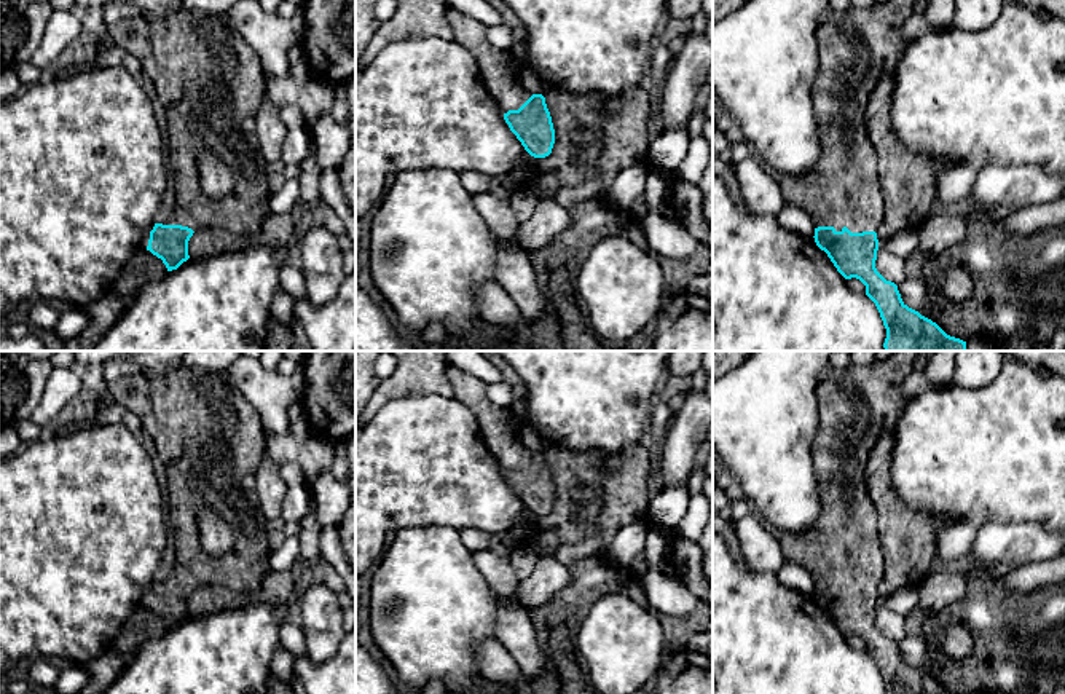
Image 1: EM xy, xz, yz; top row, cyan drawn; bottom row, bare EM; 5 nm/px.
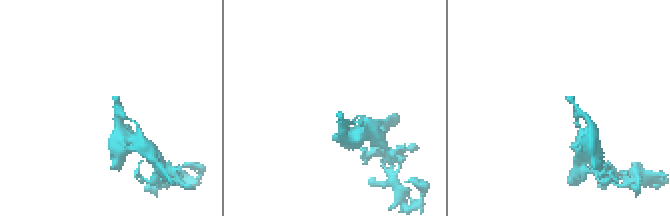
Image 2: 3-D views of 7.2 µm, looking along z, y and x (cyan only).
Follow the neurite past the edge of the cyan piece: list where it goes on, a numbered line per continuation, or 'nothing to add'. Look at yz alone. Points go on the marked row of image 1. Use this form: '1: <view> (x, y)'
1: yz (856, 48)

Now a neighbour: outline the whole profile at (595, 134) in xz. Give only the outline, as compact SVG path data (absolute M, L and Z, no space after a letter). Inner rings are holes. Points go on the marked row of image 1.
M552 88L544 94L555 129L552 153L545 158L525 155L509 172L520 188L547 172L556 172L560 185L579 185L603 180L607 172L620 172L636 164L654 168L646 158L649 124L652 121L650 99L644 89L620 97L606 94L574 94Z

